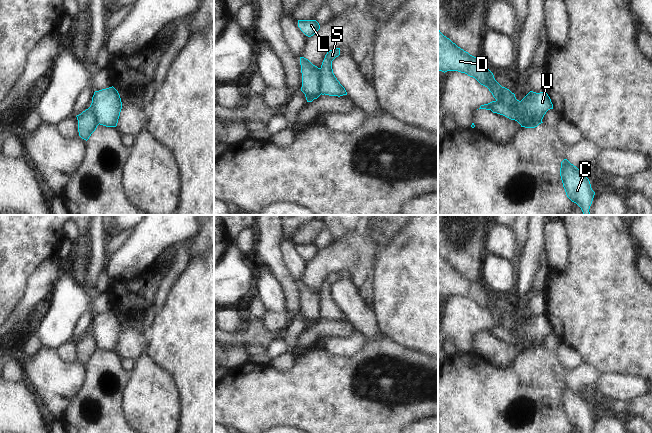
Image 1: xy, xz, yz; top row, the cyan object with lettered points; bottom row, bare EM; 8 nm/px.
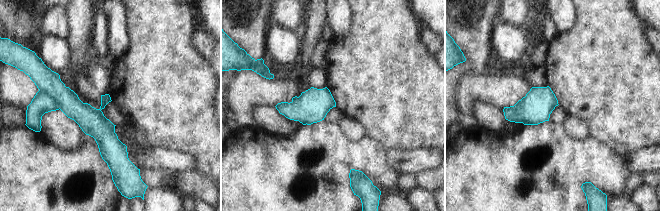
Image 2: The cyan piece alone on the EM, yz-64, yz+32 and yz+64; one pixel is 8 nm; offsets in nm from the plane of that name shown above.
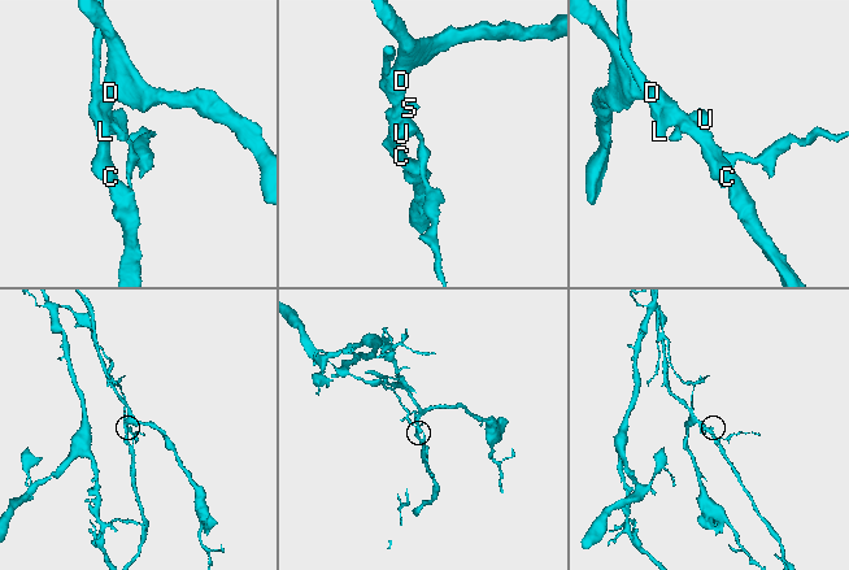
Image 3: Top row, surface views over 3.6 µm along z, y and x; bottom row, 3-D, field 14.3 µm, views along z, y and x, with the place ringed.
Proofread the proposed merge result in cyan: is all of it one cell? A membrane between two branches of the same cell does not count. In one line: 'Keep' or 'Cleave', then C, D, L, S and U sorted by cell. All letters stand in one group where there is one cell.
Cleave. Groups: C D / L S U

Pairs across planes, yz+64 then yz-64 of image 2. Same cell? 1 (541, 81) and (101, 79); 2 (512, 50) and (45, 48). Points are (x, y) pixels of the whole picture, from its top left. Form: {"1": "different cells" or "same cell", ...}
{"1": "same cell", "2": "same cell"}

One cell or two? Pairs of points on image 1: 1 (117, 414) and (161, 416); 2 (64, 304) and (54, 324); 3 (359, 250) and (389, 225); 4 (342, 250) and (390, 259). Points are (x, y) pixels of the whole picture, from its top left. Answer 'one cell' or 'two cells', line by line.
1: two cells
2: one cell
3: two cells
4: two cells

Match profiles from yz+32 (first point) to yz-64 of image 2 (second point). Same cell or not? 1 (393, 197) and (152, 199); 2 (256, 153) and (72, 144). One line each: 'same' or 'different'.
1: same
2: different

